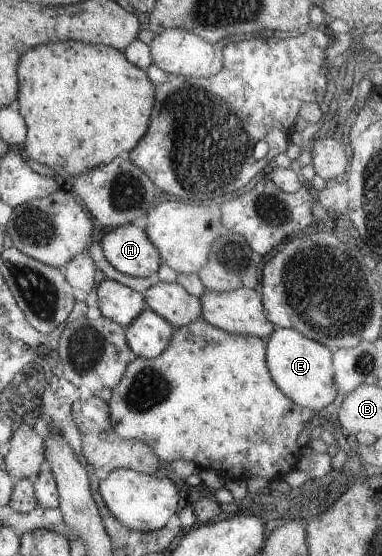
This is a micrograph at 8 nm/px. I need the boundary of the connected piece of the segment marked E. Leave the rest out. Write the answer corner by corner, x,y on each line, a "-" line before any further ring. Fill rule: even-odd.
277,328
266,341
266,363
279,390
298,405
311,409
316,414
327,410
337,398
337,385
334,383
332,350
320,342
307,338
295,329

